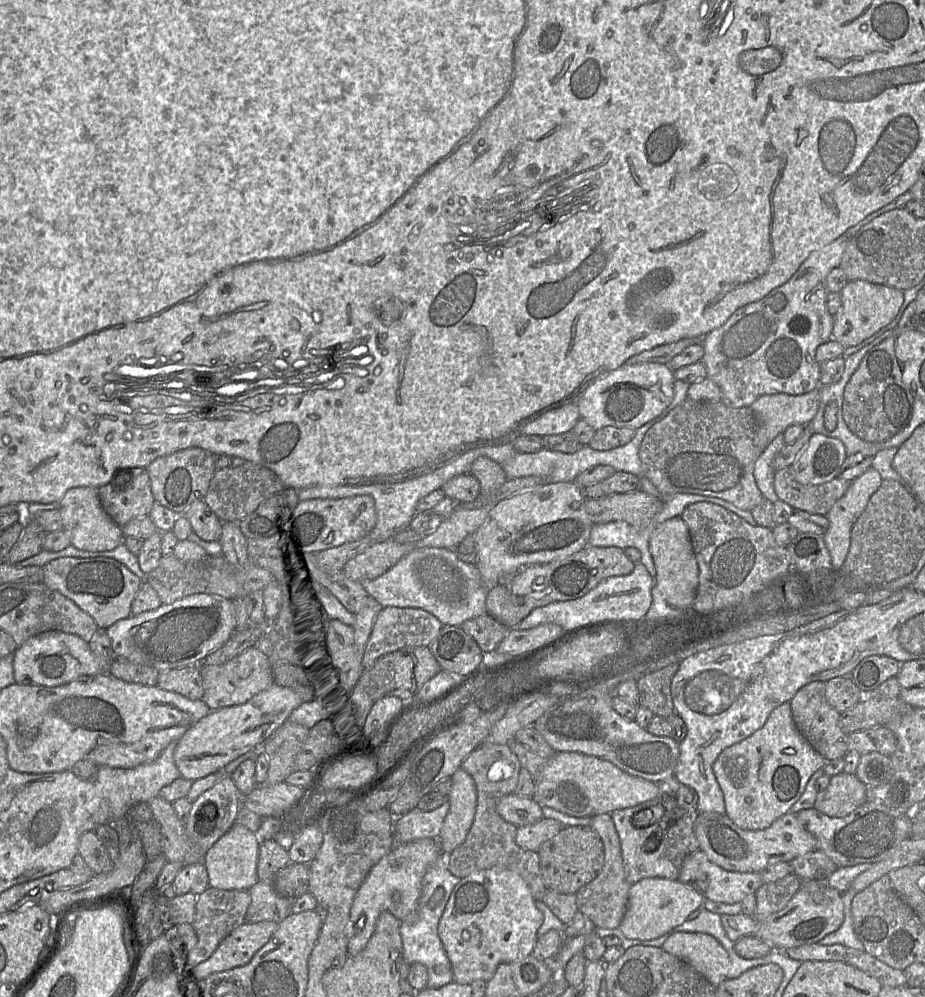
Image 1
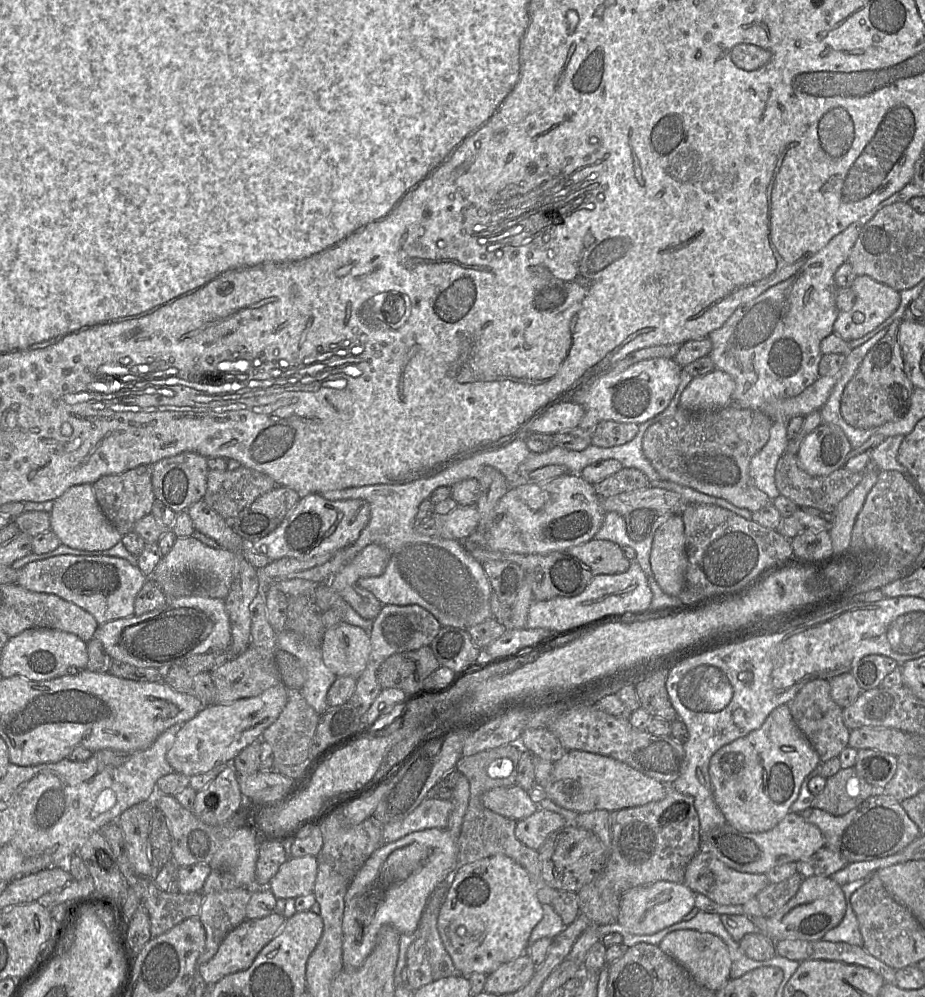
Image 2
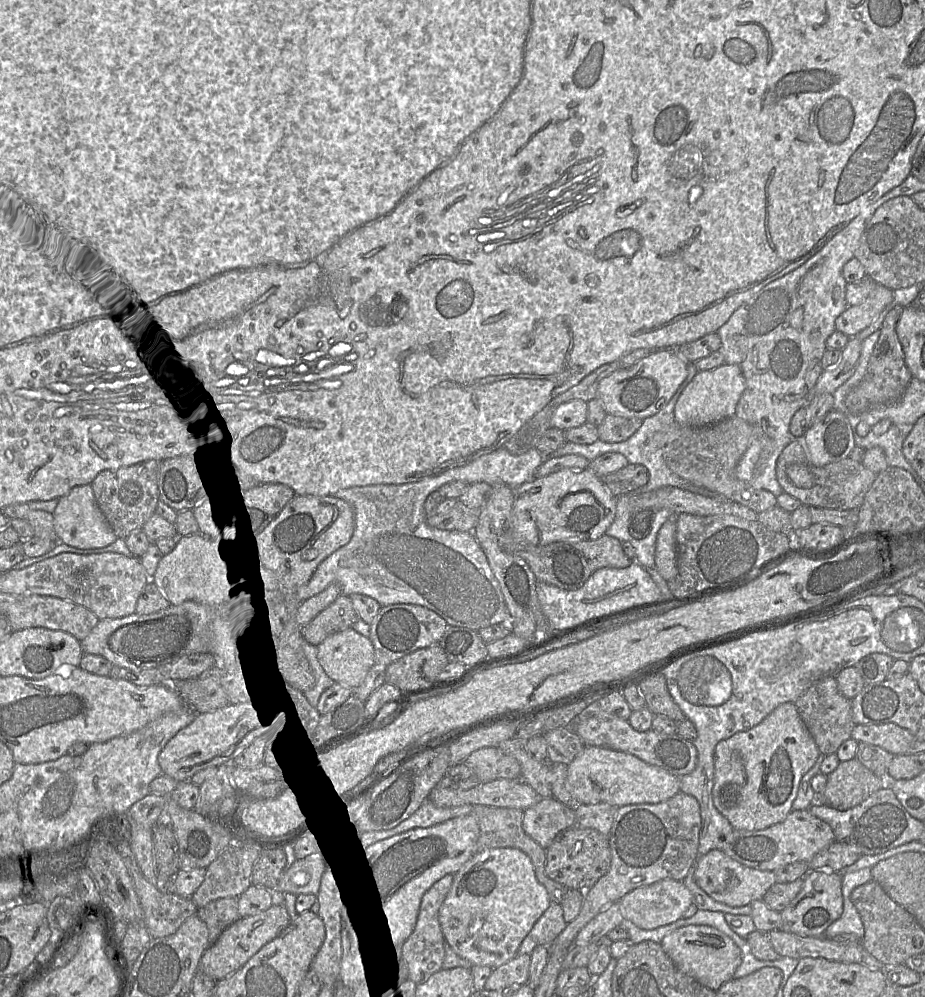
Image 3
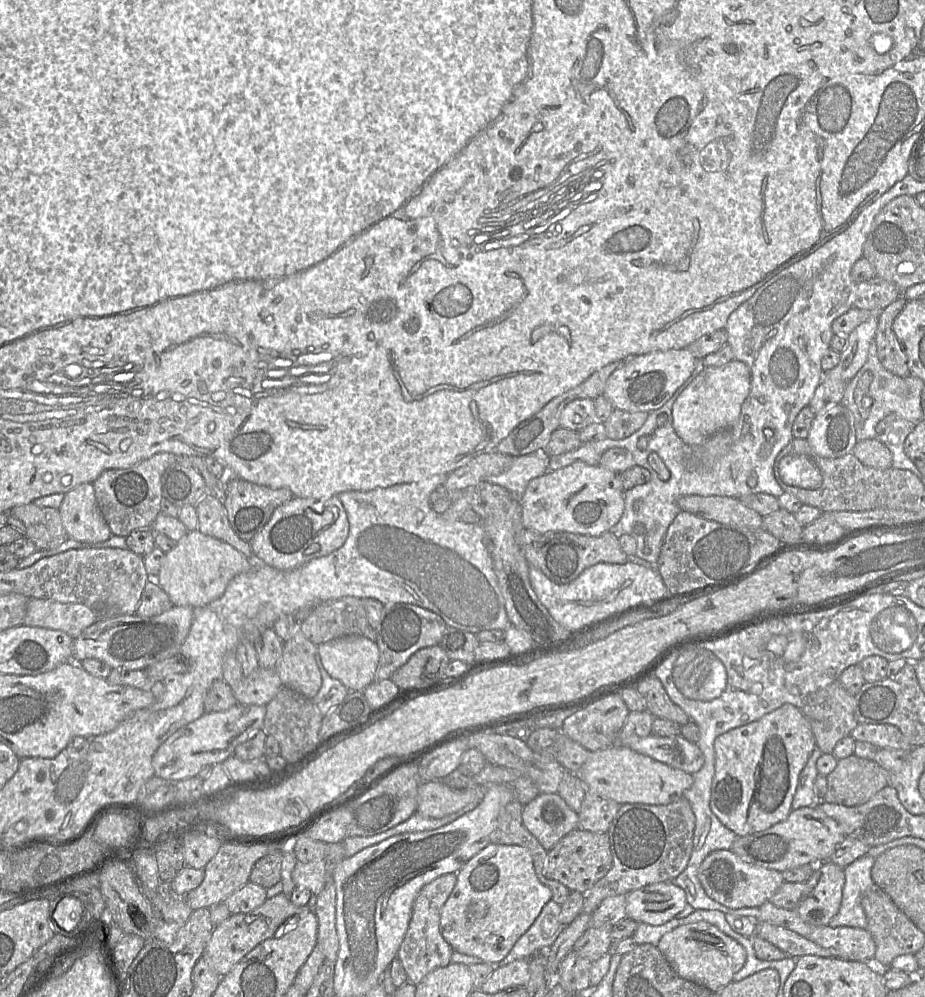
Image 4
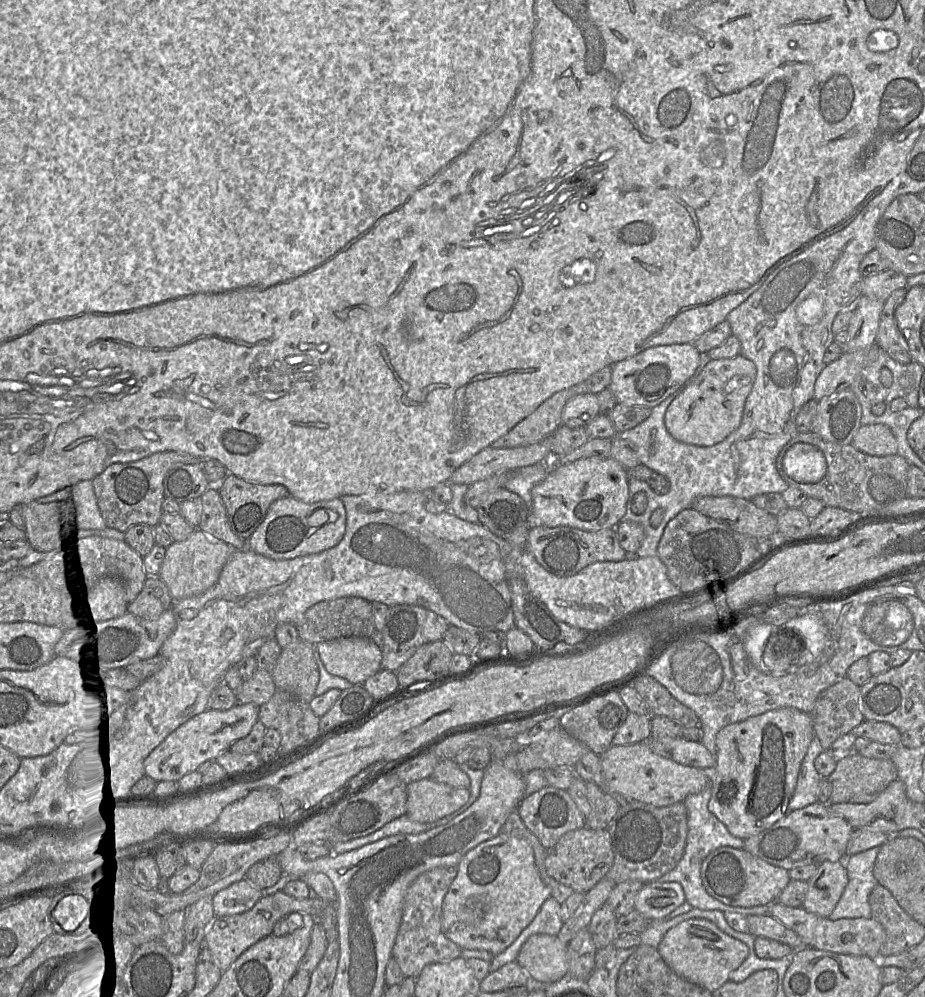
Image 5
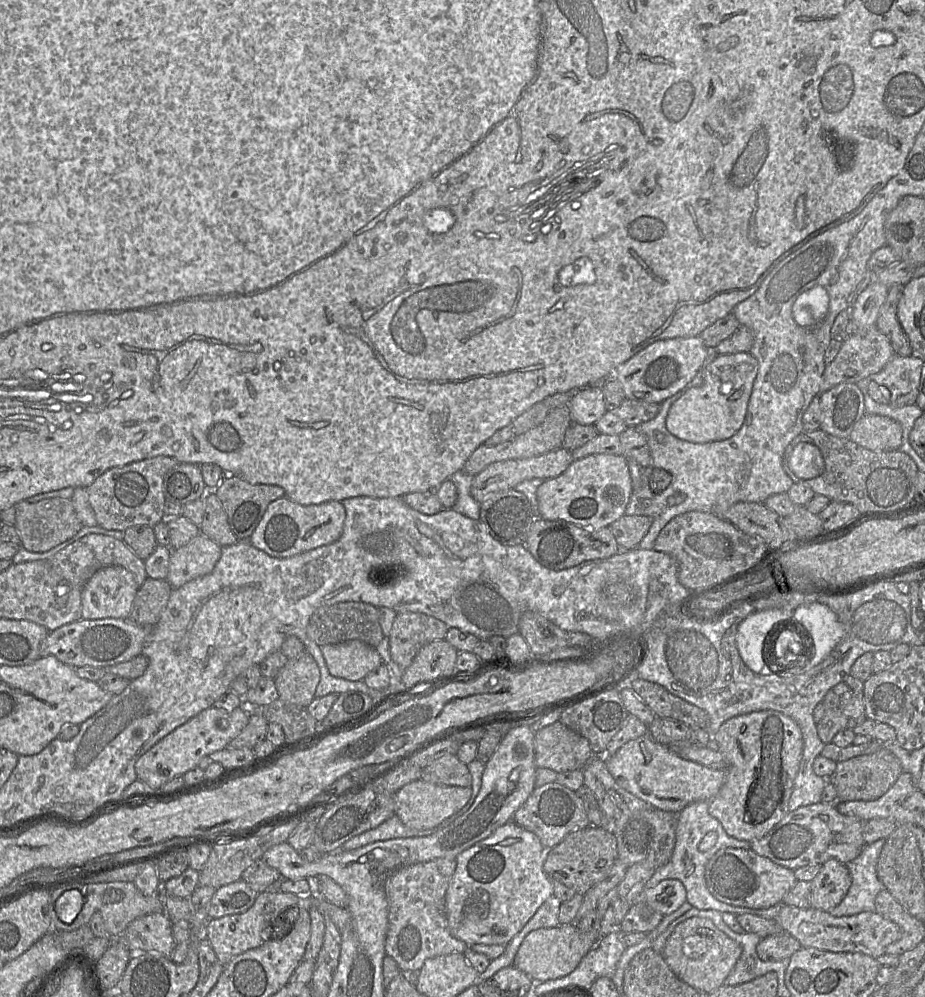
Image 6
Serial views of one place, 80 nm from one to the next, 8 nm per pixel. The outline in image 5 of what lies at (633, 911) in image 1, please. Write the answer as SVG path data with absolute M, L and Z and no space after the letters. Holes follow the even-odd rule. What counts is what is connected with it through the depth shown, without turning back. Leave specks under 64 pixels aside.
M677 882L645 883L635 898L634 909L650 920L663 919L686 901Z

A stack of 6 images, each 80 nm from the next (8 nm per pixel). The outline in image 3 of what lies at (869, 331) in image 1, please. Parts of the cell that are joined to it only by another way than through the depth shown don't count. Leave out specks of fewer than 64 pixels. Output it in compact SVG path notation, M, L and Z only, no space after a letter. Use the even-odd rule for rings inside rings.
M877 284L859 305L847 306L836 318L837 331L854 337L867 328L893 300L893 290Z

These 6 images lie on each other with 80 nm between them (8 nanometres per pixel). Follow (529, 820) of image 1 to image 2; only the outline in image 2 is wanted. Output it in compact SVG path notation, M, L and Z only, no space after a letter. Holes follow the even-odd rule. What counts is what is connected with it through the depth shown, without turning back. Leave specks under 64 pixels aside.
M517 784L488 790L482 795L482 803L486 808L516 821L540 809L536 794L525 791Z

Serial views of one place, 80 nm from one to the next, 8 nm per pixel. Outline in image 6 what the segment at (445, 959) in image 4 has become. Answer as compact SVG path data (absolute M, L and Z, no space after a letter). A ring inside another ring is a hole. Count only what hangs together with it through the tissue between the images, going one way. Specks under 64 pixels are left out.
M438 858L403 867L387 879L388 932L385 952L397 962L401 972L419 971L428 958L464 954L468 947L450 933L446 917L445 896L455 868L456 859Z

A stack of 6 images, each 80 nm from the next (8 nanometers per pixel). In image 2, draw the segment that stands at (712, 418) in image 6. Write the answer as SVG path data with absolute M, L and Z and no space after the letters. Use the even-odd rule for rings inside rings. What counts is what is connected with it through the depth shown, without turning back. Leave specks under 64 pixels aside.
M718 369L694 377L680 396L680 408L688 411L715 410L730 405L735 389L732 377Z

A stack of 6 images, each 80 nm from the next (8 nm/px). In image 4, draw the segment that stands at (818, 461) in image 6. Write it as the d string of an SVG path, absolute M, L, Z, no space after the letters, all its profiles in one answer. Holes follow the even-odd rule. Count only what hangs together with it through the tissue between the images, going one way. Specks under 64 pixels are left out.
M787 455L779 464L779 474L787 485L816 489L822 483L819 468L808 457L803 455Z

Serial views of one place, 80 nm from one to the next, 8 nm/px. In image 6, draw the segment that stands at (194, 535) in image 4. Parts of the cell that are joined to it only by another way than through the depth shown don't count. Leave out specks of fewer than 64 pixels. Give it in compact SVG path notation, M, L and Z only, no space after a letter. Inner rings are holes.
M199 534L187 545L172 549L167 581L173 588L212 572L221 557L222 546Z

